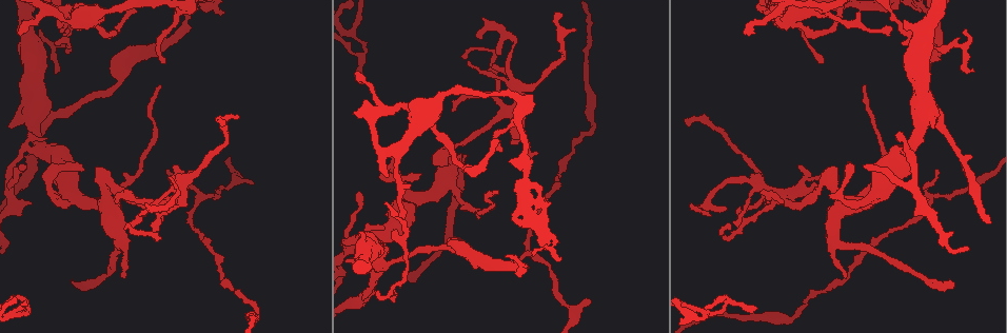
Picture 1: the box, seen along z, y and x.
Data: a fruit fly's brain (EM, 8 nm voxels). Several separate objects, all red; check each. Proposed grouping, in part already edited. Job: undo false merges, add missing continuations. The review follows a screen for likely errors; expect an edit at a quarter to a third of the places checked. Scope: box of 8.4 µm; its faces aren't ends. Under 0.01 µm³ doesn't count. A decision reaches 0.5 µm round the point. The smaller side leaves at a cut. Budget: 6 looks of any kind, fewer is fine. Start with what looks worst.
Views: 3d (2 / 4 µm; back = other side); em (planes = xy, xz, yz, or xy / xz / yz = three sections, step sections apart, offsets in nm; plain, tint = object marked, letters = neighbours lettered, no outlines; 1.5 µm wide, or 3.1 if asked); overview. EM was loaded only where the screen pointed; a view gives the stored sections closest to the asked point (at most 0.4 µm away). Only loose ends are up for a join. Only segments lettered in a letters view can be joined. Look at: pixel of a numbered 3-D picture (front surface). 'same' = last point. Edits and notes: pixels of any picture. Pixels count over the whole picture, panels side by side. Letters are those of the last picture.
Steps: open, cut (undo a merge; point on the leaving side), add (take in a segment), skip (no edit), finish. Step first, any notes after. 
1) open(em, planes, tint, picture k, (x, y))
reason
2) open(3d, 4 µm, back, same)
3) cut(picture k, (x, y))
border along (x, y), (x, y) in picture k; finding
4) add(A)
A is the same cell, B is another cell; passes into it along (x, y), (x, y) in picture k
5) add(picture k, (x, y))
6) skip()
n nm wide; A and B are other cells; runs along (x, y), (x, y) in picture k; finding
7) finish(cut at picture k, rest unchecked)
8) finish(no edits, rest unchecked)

open(em, planes, letters, picture 1, (394, 302))
tapers out

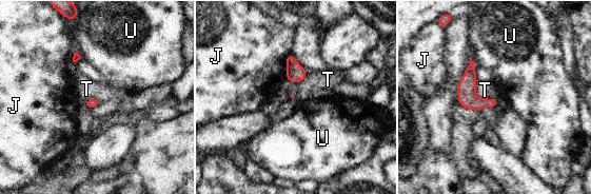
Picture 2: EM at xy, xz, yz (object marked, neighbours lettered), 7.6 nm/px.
skip()
J, T and U are other cells; border along (470, 57), (475, 68) in picture 2; no lettered segment goes on from it

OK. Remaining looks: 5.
open(3d, 2 µm, picture 1, (404, 219))
three-way junction

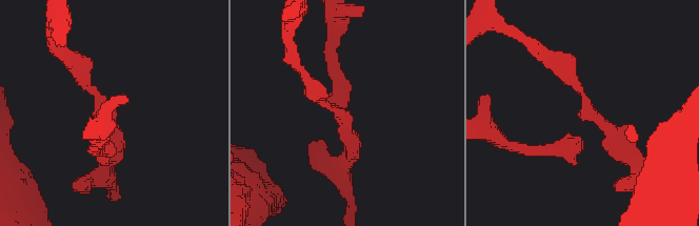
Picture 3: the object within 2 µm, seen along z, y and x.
open(em, planes, tint, picture 3, (340, 110))
3 arms

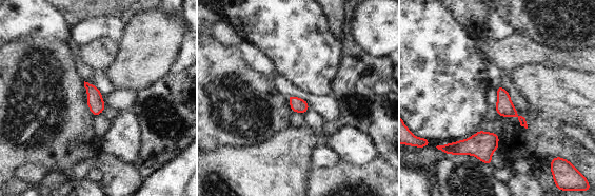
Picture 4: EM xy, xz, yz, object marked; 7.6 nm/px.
open(em, planes, letters, same)

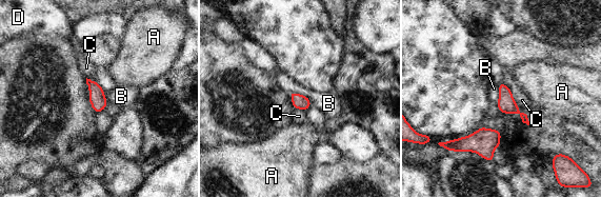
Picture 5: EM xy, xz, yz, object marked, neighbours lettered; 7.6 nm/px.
skip()
110 nm wide; A, B, C and D are other cells; border along (287, 93), (304, 95), (312, 103) in picture 5; continuous, no second cell

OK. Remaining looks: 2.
open(3d, 2 µm, picture 1, (954, 284))
end of a long branch

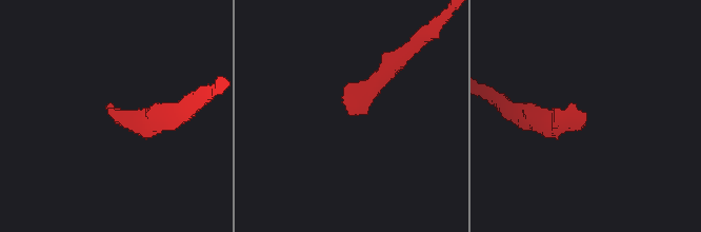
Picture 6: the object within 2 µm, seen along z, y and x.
open(em, xy, step 8, letters, picture 6, (586, 115))
now the EM

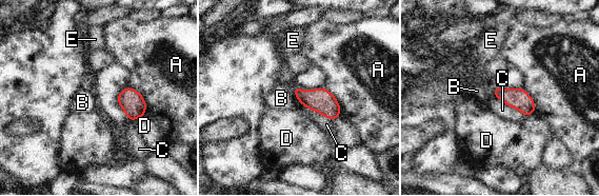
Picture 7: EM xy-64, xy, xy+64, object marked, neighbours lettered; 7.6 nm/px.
skip()
A, B, C, D and E are other cells; none of them fits

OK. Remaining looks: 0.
finish(no edits, rest unchecked)

